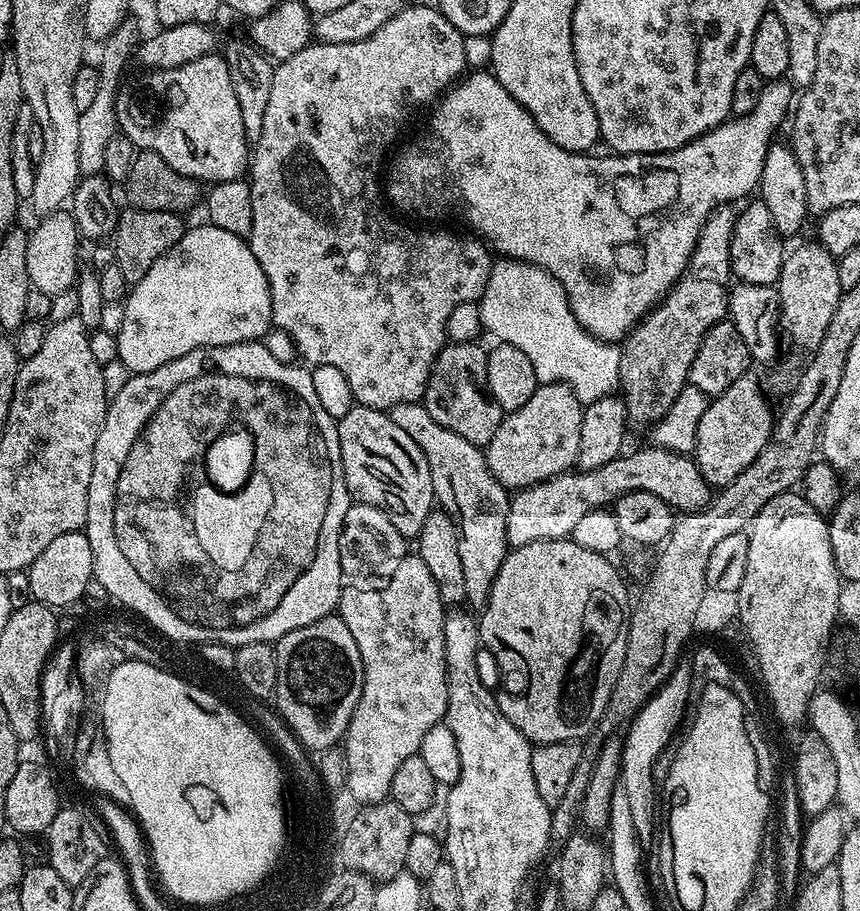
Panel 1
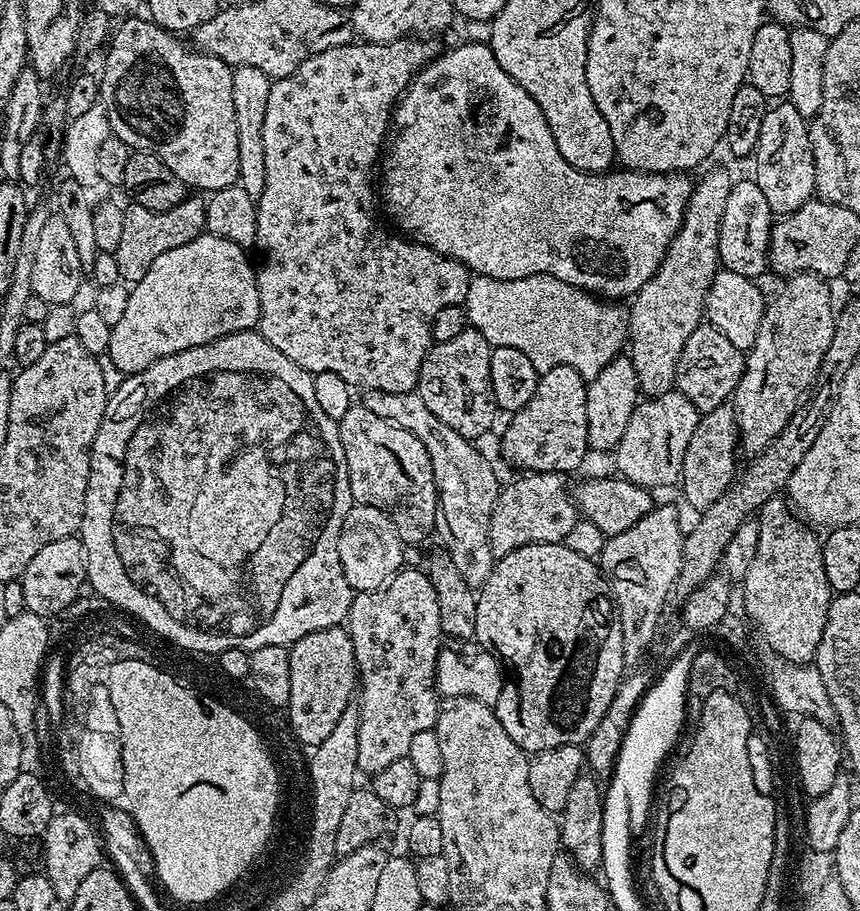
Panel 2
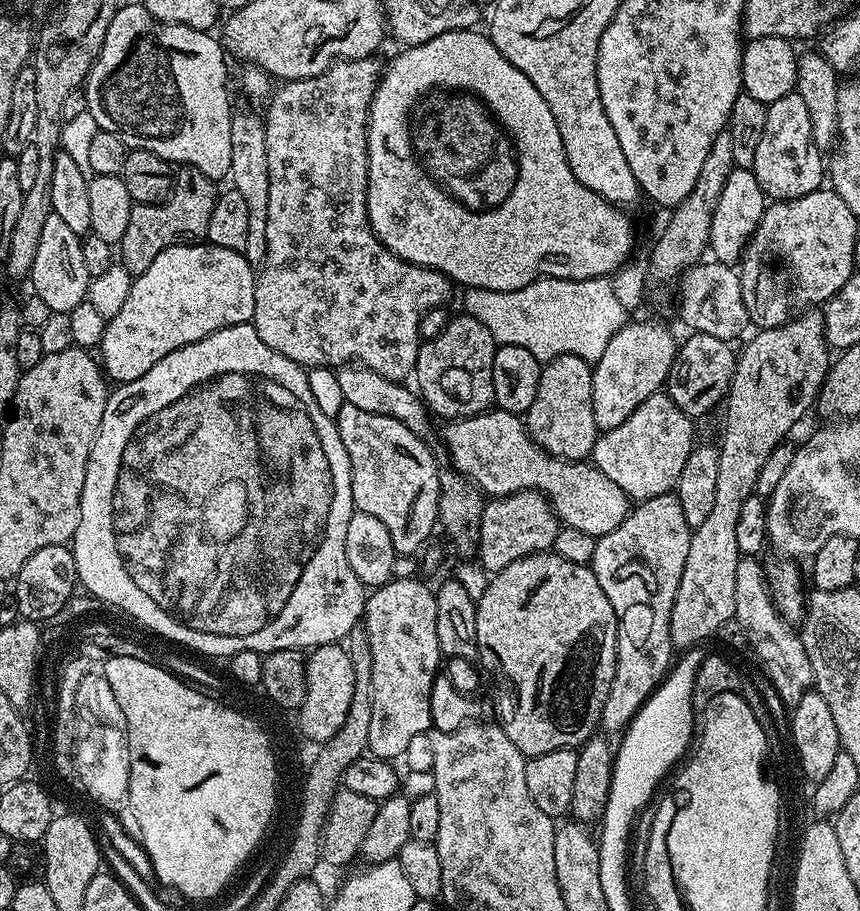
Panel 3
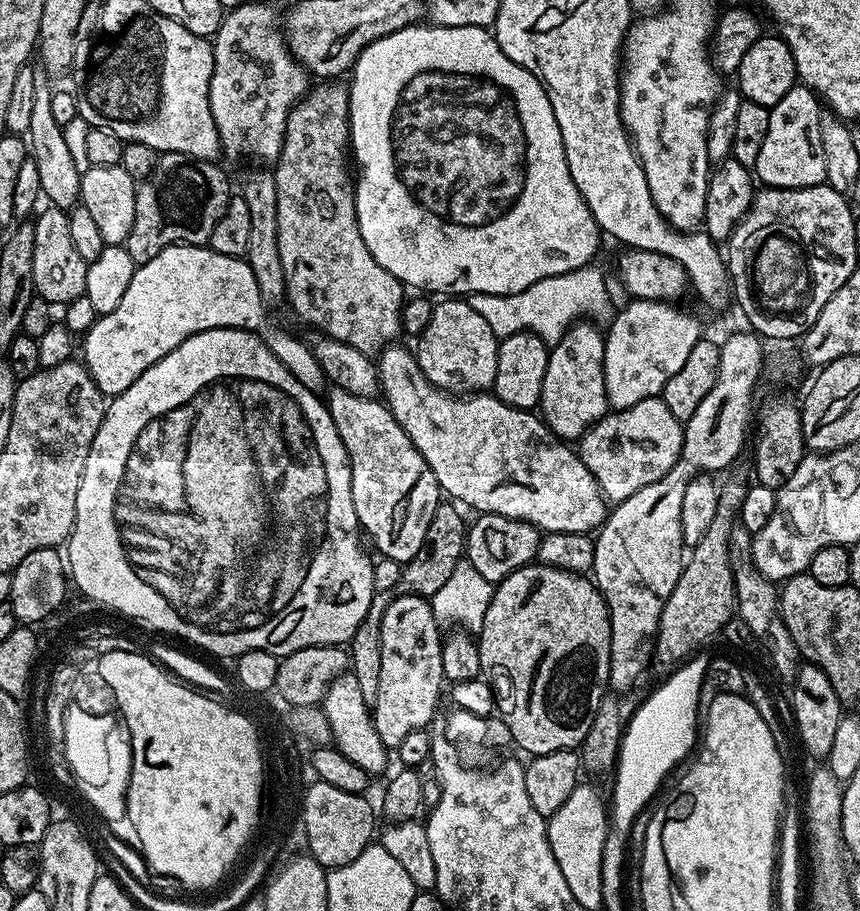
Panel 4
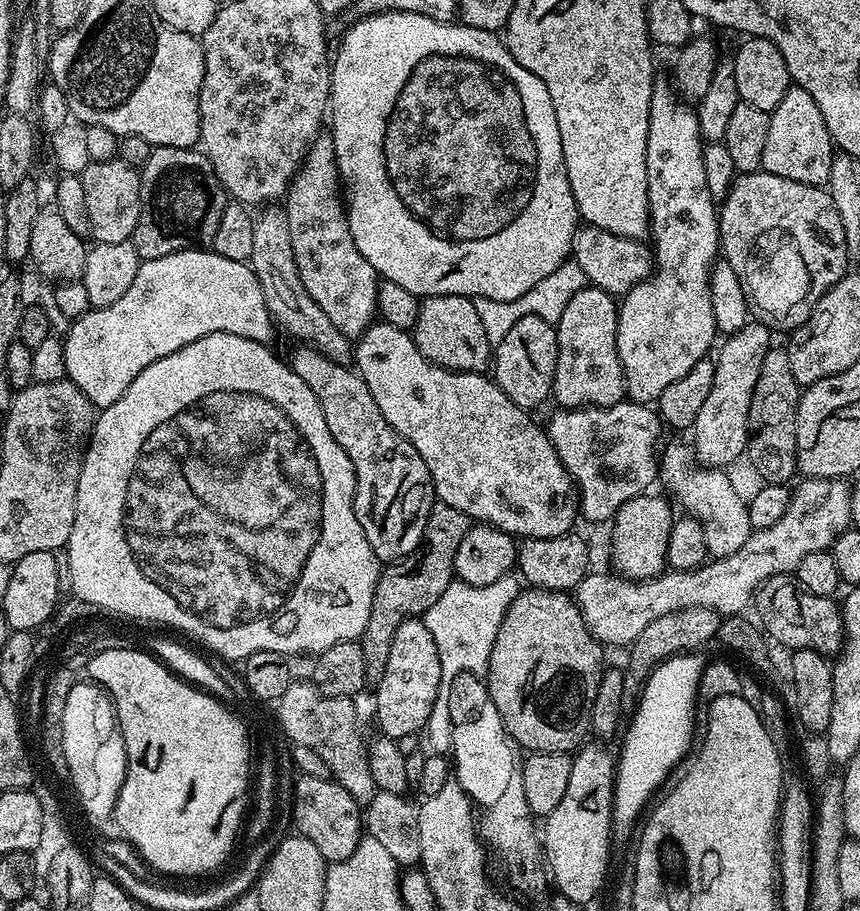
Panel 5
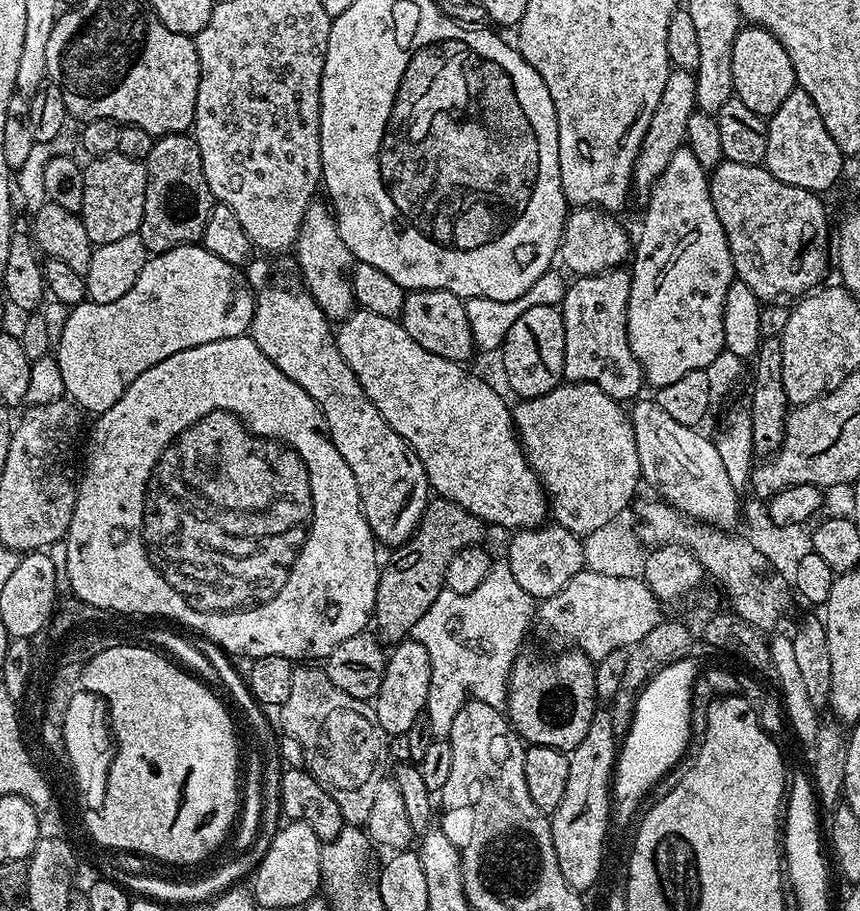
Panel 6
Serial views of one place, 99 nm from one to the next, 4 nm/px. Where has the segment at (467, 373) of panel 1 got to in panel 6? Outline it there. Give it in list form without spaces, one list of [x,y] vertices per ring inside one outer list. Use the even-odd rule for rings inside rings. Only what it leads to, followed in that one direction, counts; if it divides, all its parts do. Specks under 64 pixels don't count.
[[[421,288],[409,291],[404,298],[404,310],[398,319],[404,325],[406,334],[410,334],[410,338],[414,338],[422,350],[430,350],[430,354],[438,354],[438,358],[464,364],[474,353],[476,343],[470,334],[470,318],[466,318],[464,300],[446,290]]]

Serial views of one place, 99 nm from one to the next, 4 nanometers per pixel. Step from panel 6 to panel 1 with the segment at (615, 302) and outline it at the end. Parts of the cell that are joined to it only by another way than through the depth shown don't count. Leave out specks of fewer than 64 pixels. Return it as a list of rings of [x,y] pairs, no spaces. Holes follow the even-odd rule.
[[[540,384],[530,402],[505,415],[494,438],[486,445],[488,465],[509,490],[529,488],[552,476],[560,476],[575,465],[578,458],[578,437],[582,435],[585,405],[578,402],[568,384]]]

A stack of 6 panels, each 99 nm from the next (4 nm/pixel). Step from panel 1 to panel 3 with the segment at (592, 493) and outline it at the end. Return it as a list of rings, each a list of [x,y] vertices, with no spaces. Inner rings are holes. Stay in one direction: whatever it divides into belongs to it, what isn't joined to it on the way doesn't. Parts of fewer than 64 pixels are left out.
[[[515,492],[509,496],[489,499],[482,510],[476,543],[478,563],[489,574],[501,572],[518,558],[549,551],[561,527],[559,516],[541,492]]]

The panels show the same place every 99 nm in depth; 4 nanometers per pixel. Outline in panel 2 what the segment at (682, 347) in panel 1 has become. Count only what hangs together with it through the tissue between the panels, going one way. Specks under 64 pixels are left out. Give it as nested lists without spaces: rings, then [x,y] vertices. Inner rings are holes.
[[[712,168],[700,181],[695,181],[682,226],[670,242],[658,270],[631,297],[627,343],[630,348],[632,344],[630,359],[645,397],[661,396],[675,389],[678,354],[682,354],[686,338],[705,319],[704,303],[720,268],[718,230],[722,230],[722,214],[733,183],[734,176],[724,168]]]

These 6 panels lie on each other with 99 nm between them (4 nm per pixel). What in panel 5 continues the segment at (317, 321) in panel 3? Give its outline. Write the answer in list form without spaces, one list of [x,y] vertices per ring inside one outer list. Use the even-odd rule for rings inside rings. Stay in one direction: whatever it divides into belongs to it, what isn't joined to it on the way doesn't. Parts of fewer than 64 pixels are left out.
[[[320,134],[308,145],[304,159],[282,200],[286,222],[290,222],[290,246],[294,246],[294,262],[306,286],[306,294],[322,306],[338,330],[349,338],[359,338],[377,319],[374,266],[362,258],[350,234],[348,213],[342,199],[342,181],[332,149],[332,137]]]

